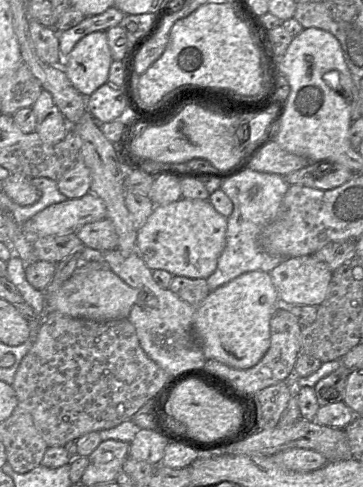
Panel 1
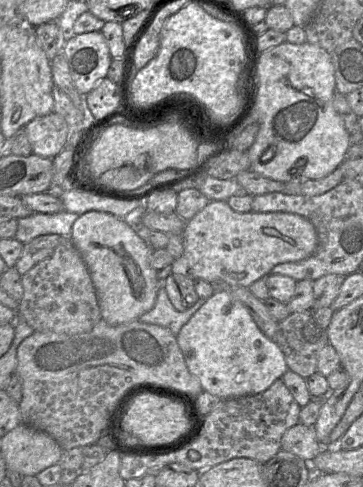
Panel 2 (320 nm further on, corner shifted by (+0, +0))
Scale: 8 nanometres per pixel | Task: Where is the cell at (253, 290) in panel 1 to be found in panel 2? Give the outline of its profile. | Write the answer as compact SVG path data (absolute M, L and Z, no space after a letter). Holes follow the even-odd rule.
M216 288L213 295L202 304L189 321L181 328L177 335L177 342L189 371L200 381L203 391L207 391L222 400L261 393L267 390L276 380L281 379L288 370L285 356L277 343L263 334L245 306L235 300L225 288Z

